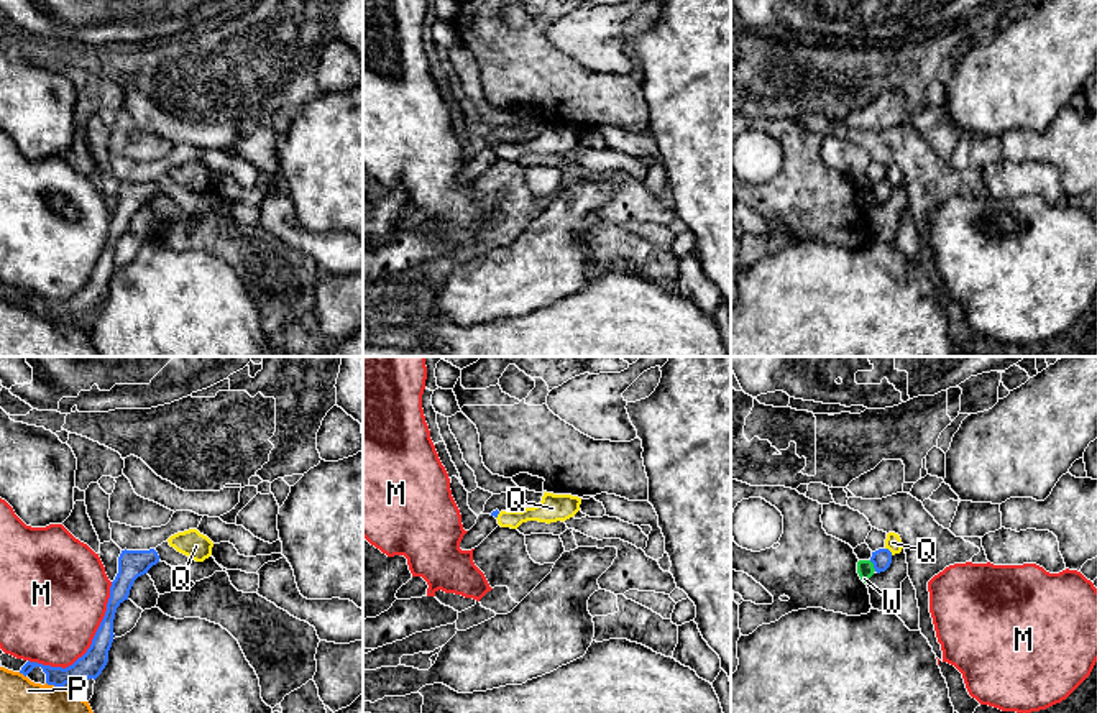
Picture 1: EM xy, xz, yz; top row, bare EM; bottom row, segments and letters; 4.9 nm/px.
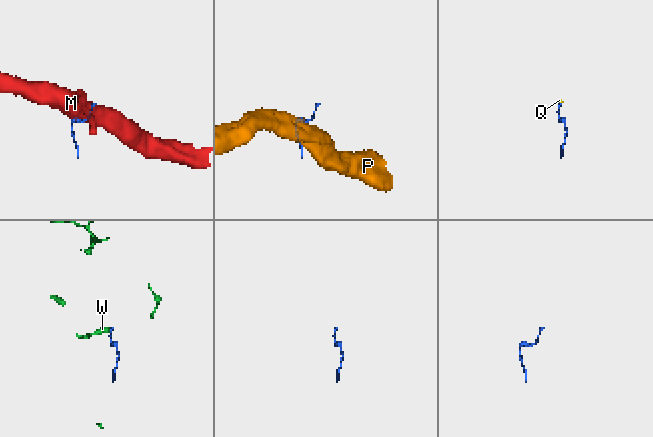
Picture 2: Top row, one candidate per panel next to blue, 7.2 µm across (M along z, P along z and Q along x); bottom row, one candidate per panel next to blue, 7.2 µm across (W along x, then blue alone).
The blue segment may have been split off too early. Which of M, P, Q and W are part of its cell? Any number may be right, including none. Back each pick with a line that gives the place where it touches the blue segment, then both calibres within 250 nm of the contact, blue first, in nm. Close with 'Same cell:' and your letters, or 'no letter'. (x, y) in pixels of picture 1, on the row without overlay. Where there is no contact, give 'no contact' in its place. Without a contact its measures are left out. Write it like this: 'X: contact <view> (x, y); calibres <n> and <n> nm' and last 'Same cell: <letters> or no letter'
Same cell: no letter

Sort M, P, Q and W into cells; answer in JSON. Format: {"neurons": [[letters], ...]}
{"neurons": [["M", "Q"], ["P"], ["W"]]}

